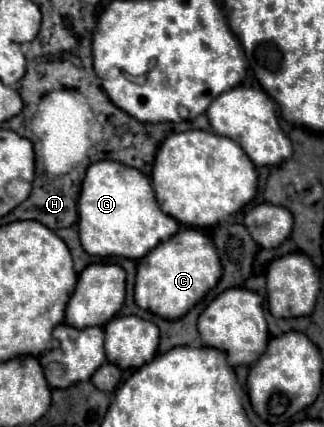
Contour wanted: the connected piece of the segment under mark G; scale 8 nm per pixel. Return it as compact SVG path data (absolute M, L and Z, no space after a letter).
M94 162L88 166L78 200L78 232L88 254L138 260L156 244L174 236L178 228L172 216L160 212L146 174L120 162Z

